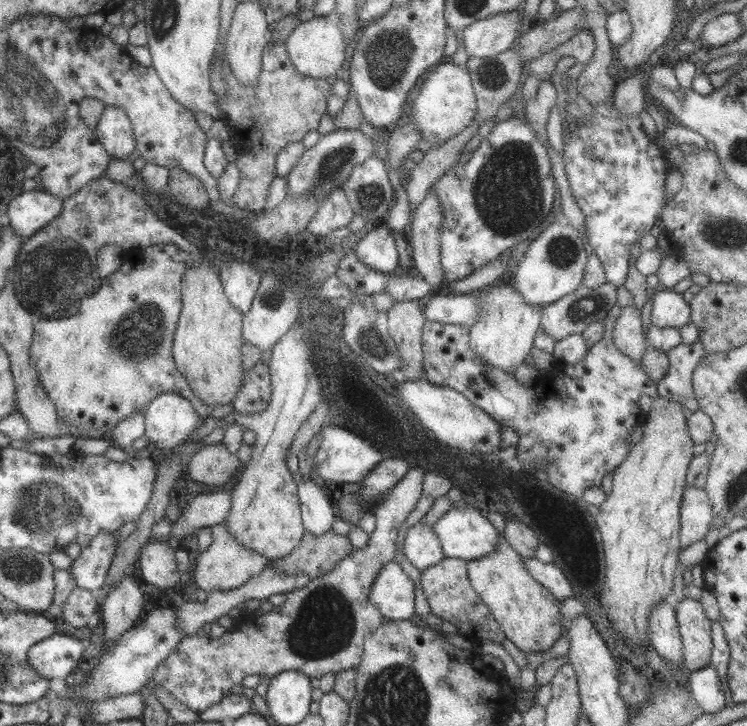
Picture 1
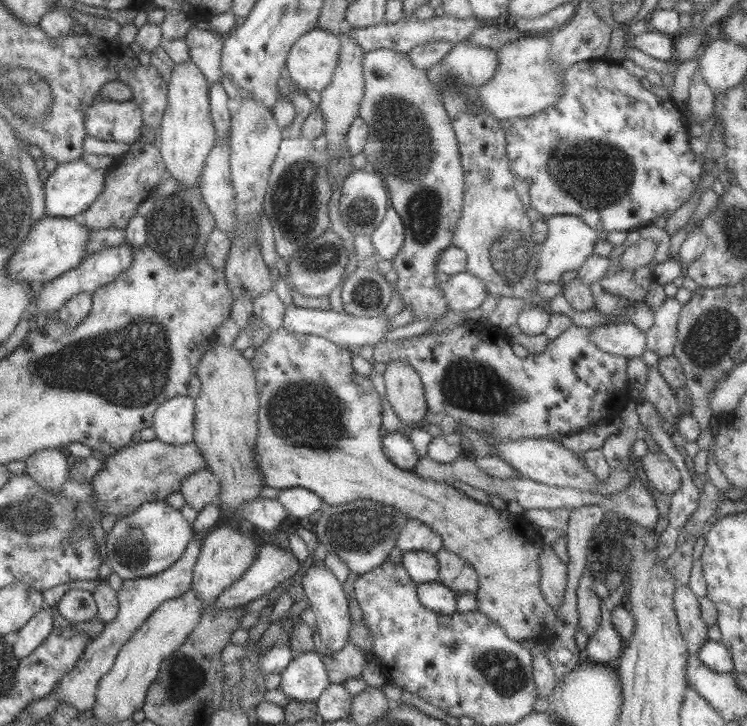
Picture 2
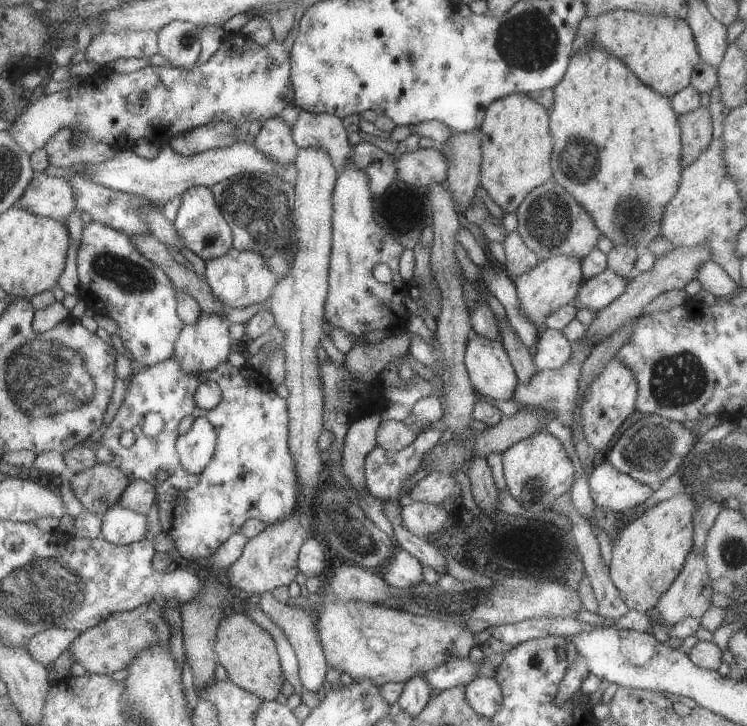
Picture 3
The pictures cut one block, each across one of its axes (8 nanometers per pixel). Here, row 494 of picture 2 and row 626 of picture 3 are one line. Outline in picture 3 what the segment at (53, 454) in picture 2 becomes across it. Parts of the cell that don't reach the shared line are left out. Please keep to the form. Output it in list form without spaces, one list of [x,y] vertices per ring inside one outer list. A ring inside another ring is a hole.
[[[50,626],[42,632],[38,632],[33,638],[30,638],[27,648],[30,656],[44,666],[53,666],[54,662],[76,638],[79,633],[76,630]]]

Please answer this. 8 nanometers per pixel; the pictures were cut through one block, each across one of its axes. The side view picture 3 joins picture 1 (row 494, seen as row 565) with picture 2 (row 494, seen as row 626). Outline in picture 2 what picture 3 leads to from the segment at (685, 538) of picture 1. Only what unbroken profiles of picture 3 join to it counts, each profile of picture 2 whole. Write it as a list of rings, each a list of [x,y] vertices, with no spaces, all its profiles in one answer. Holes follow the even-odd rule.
[[[650,452],[640,458],[649,484],[662,495],[674,494],[682,486],[682,474],[677,466],[661,452]]]

